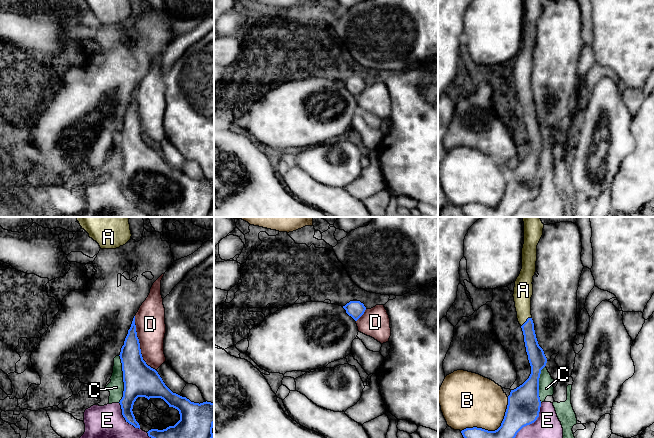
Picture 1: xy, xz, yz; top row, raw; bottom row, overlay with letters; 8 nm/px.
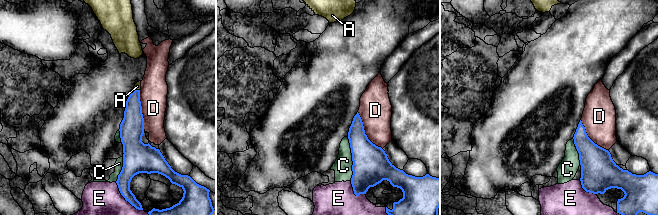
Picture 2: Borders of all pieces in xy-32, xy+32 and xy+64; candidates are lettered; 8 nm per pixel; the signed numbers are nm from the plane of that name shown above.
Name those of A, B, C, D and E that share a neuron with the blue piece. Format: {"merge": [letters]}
{"merge": ["A"]}

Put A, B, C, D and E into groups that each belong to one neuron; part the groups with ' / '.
A / B / C / D / E

